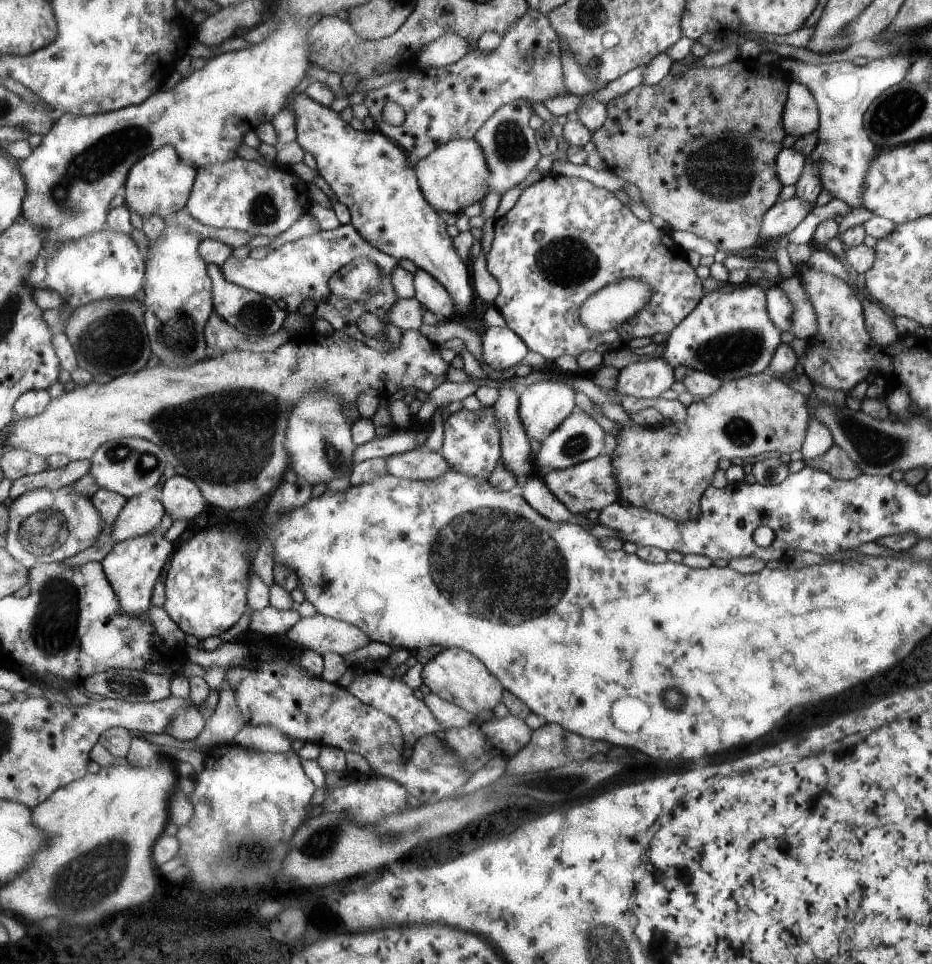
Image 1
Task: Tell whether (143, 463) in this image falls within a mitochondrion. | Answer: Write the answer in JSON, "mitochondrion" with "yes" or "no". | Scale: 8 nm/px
{"mitochondrion":"yes"}

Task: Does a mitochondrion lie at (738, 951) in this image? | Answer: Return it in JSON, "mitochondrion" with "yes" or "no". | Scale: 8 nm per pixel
{"mitochondrion":"no"}

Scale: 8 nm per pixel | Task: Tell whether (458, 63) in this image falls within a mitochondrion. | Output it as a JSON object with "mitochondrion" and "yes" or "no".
{"mitochondrion":"no"}

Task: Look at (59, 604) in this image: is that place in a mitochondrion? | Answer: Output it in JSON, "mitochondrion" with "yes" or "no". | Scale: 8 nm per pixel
{"mitochondrion":"yes"}

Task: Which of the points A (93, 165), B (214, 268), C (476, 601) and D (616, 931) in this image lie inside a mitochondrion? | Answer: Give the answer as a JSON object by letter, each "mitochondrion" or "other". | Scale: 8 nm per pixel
{"A":"mitochondrion","B":"other","C":"mitochondrion","D":"mitochondrion"}

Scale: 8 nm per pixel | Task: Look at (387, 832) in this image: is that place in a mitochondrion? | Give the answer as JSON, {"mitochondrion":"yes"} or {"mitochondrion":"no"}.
{"mitochondrion":"yes"}

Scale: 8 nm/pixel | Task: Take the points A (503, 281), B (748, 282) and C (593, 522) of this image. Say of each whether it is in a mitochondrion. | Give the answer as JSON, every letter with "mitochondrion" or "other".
{"A":"other","B":"other","C":"other"}

